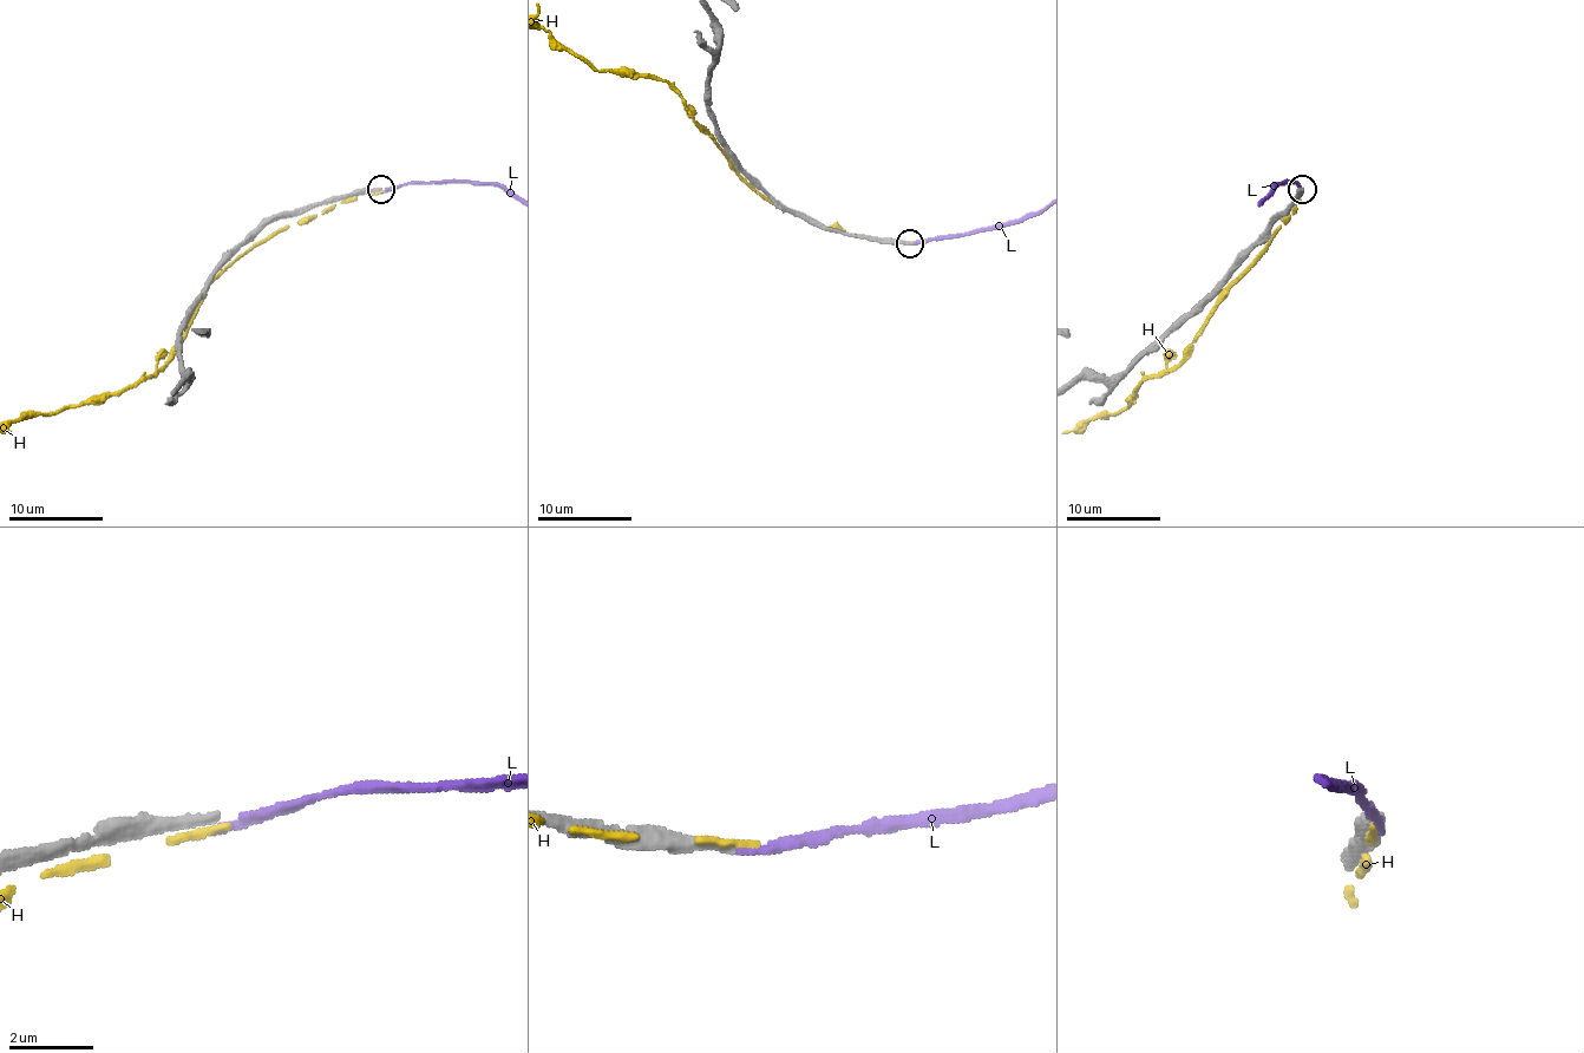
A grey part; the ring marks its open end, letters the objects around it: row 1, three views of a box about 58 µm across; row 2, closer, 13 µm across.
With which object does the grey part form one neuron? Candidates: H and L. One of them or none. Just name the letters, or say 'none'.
none

